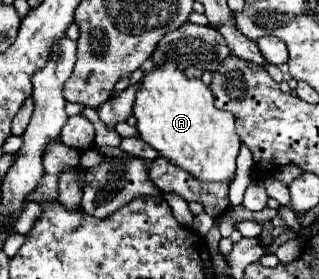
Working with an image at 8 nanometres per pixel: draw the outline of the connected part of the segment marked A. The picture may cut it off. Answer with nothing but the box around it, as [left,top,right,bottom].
[134,67,240,183]

